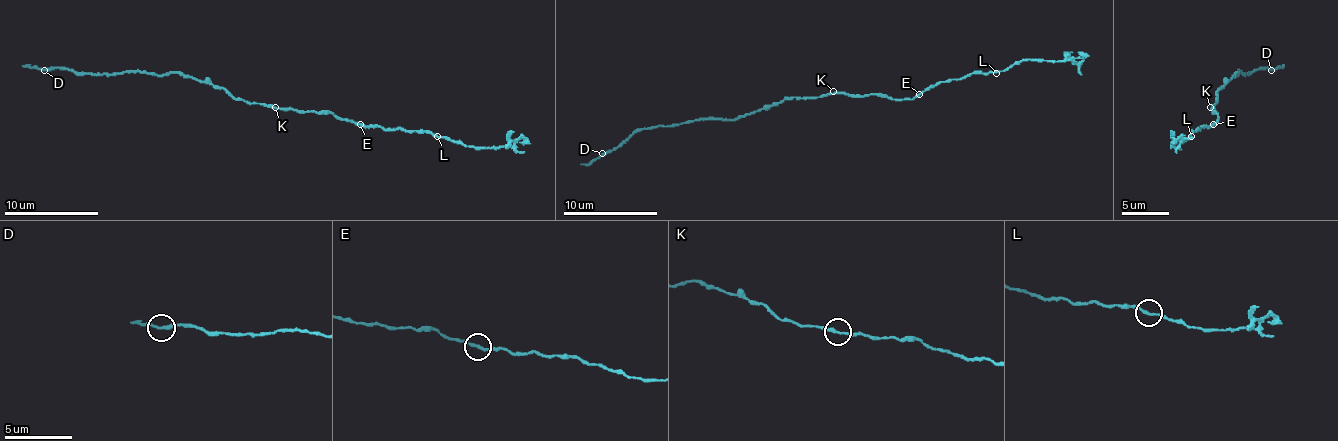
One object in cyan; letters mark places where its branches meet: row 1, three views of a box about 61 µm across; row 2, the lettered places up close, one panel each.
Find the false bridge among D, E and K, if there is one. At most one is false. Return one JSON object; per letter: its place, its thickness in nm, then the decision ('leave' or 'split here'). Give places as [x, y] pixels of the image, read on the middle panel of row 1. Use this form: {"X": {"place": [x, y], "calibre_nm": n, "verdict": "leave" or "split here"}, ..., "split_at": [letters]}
{"D": {"place": [602, 153], "calibre_nm": 190, "verdict": "leave"}, "E": {"place": [919, 94], "calibre_nm": 180, "verdict": "split here"}, "K": {"place": [833, 91], "calibre_nm": 190, "verdict": "leave"}, "split_at": ["E"]}

